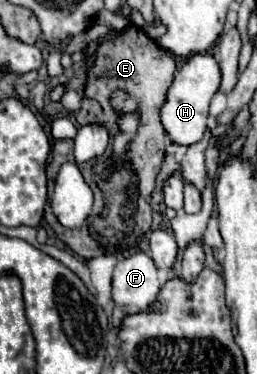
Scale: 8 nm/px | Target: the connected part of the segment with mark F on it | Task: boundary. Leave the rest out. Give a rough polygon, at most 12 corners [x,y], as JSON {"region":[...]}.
{"region":[[144,251],[114,267],[114,303],[150,309],[158,269]]}

